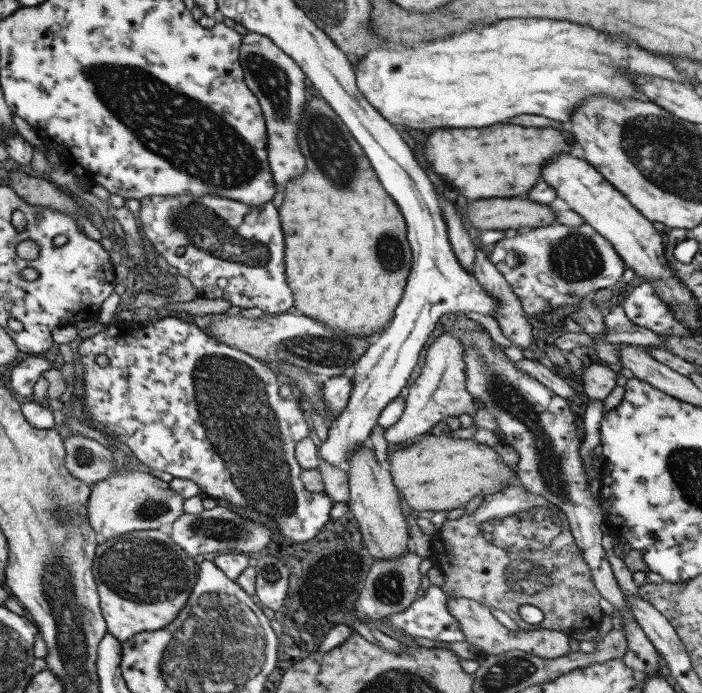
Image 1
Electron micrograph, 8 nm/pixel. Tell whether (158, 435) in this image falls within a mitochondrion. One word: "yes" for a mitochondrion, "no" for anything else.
no

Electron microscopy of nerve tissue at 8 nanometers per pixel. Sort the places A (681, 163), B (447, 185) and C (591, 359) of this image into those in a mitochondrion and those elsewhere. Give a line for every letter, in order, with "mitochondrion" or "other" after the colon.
A: mitochondrion
B: other
C: other

